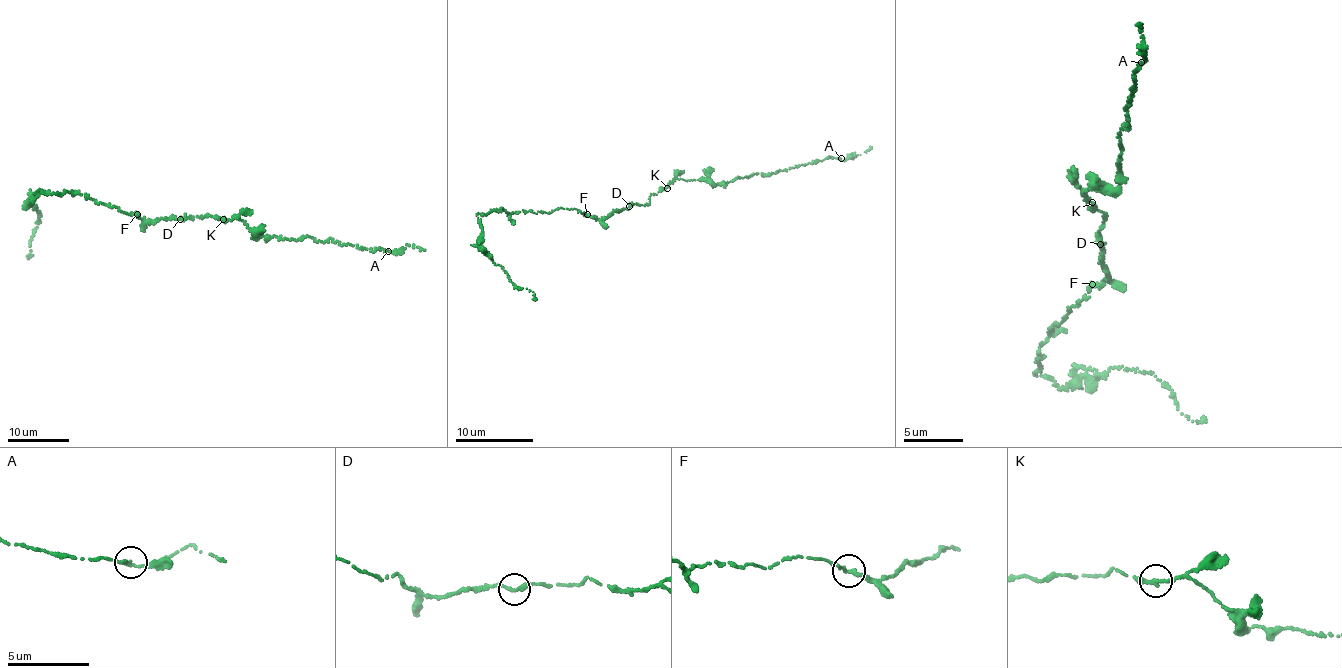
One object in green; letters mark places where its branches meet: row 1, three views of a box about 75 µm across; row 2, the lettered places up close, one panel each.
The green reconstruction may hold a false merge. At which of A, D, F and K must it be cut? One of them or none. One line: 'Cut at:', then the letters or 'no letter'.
Cut at: no letter

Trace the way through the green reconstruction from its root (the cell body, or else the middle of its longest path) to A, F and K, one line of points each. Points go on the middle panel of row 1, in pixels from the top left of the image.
A: (631, 206), (645, 206), (676, 178), (714, 187), (841, 158)
F: (631, 206), (605, 218), (594, 218), (586, 214)
K: (631, 206), (636, 203), (645, 206), (650, 203), (650, 196), (667, 188)

